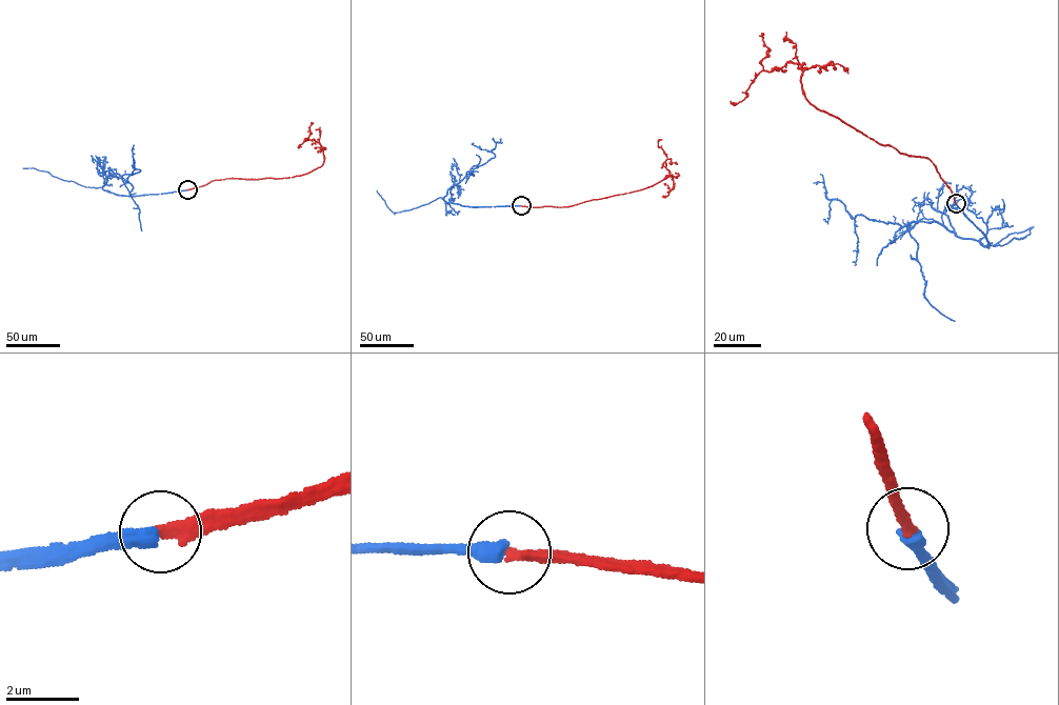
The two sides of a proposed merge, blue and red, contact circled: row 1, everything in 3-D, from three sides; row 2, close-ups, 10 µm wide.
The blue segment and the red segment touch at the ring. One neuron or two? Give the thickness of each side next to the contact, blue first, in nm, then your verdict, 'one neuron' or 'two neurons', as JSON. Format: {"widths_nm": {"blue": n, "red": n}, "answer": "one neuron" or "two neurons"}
{"widths_nm": {"blue": 480, "red": 320}, "answer": "one neuron"}

